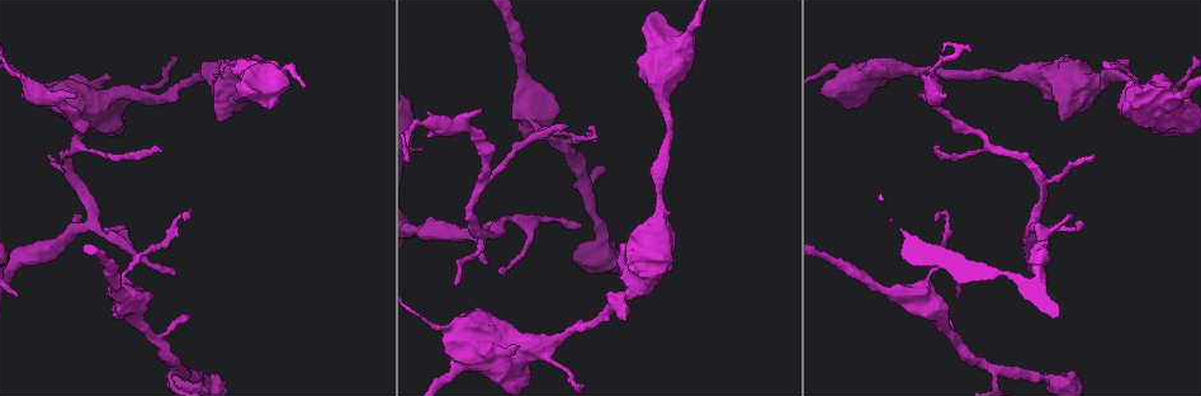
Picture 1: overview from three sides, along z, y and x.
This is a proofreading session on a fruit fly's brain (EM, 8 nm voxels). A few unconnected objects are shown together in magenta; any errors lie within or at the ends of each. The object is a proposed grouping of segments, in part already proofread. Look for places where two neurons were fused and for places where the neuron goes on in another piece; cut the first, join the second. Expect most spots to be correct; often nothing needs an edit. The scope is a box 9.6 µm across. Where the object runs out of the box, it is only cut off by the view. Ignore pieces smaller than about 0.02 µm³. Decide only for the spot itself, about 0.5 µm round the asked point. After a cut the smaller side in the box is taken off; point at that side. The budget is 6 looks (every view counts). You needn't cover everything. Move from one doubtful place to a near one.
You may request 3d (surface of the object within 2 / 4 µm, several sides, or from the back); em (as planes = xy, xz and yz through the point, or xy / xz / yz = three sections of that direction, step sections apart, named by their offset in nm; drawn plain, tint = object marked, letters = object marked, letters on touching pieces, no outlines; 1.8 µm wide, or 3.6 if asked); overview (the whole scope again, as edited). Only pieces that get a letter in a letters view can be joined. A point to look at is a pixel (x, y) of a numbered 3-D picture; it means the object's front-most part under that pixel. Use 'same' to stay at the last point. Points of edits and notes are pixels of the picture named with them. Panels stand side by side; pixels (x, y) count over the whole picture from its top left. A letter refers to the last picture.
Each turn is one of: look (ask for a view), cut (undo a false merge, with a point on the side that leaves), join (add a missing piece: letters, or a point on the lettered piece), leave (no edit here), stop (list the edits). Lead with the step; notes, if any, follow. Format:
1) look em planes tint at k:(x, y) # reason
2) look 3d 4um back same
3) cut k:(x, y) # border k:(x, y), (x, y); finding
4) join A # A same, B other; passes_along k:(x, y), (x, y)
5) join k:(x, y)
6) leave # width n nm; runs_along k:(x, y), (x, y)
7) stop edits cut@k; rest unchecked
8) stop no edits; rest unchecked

look 3d 4um back at 1:(161, 152) # thin end

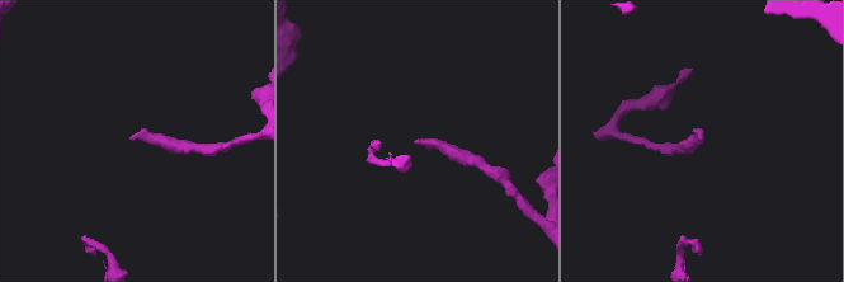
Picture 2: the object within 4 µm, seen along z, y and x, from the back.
look em xy step 16 tint at 2:(133, 135) # need the tissue

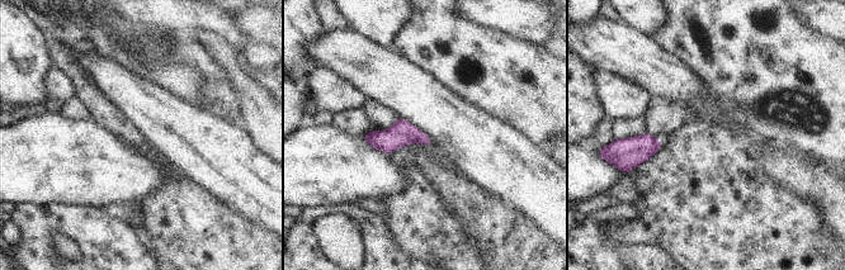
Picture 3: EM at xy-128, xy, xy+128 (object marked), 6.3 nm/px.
look em planes letters same # another direction

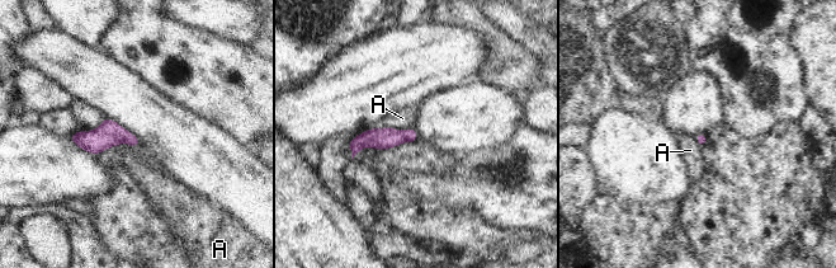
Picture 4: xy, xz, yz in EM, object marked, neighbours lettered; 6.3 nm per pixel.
leave # longest_contact A 240 nm; A other; runs_along 4:(412, 134), (367, 137), (352, 145); no lettered piece goes on from it

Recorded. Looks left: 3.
look 3d 2um back at 1:(1034, 235) # abrupt turn

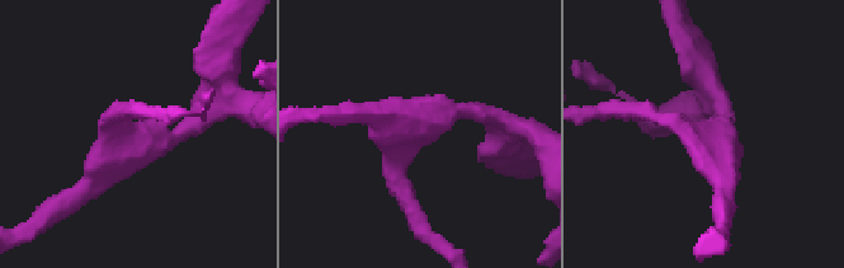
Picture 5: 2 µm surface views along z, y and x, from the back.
look em xy step 8 tint at 5:(403, 142) # shape alone is not enough

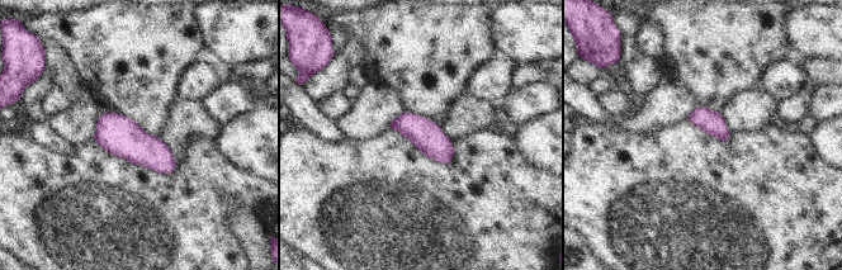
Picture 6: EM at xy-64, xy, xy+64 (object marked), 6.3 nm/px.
look em yz step 16 letters same # cut it another way

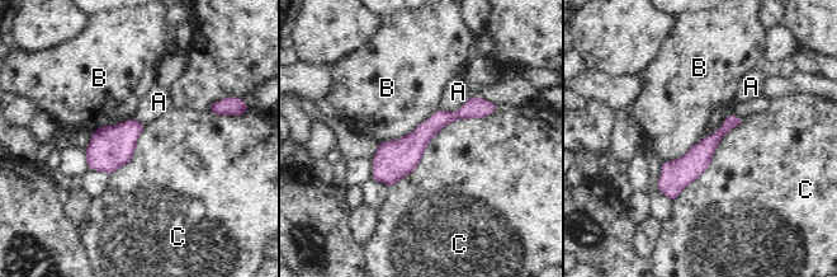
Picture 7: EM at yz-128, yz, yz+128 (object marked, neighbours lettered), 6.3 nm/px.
leave # A other, B other, C other; border 7:(499, 104), (448, 123), (388, 188); all the same neuron

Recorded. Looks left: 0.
stop no edits; rest unchecked

